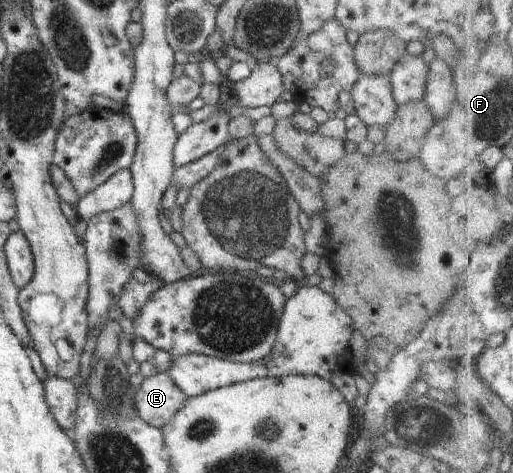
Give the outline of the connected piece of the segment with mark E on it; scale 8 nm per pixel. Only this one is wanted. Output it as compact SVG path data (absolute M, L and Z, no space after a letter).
M165 373L145 377L135 390L137 414L151 426L159 428L163 428L189 400Z

